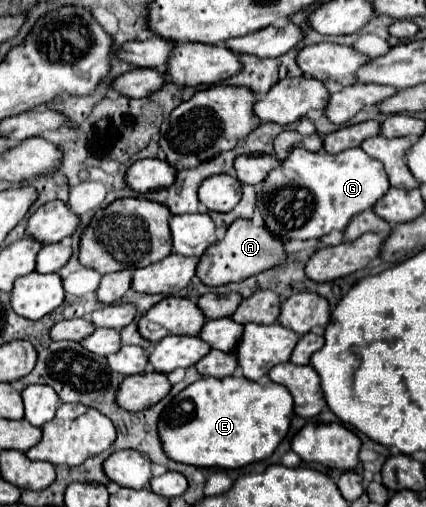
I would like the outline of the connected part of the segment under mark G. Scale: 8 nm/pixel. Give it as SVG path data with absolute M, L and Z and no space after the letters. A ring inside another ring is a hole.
M295 148L289 160L283 160L279 168L269 172L263 188L257 192L257 206L265 226L281 240L313 240L333 230L345 230L355 214L373 208L387 190L389 180L383 164L361 148L343 150L339 154Z

